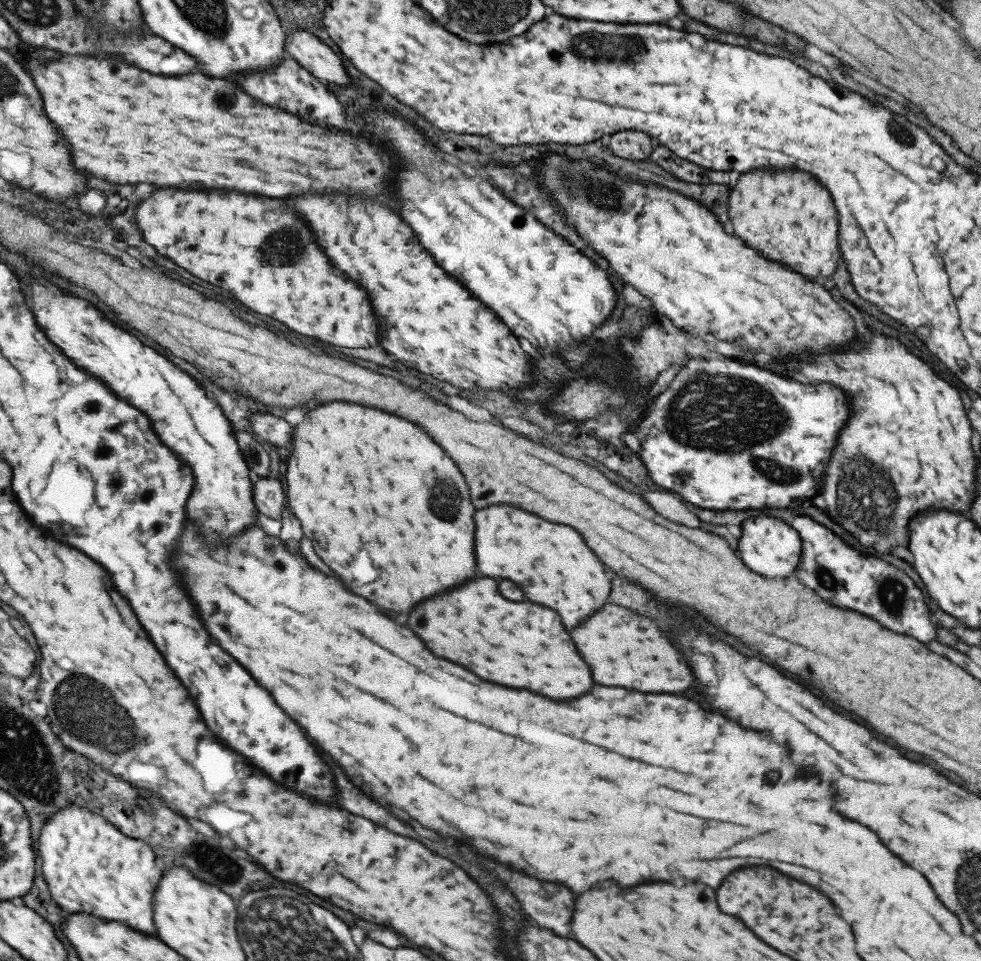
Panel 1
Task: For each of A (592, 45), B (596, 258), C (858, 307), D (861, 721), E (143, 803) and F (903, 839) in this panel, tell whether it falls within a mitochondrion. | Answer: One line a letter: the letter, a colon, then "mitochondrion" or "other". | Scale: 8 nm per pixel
A: mitochondrion
B: other
C: other
D: other
E: mitochondrion
F: other

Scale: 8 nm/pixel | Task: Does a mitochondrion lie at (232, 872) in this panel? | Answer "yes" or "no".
yes

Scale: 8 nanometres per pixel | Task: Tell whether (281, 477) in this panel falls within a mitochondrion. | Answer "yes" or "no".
no

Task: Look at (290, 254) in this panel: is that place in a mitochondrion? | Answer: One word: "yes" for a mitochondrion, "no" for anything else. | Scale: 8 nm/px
yes

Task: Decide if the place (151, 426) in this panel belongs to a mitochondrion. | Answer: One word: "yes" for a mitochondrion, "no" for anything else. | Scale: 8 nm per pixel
no

